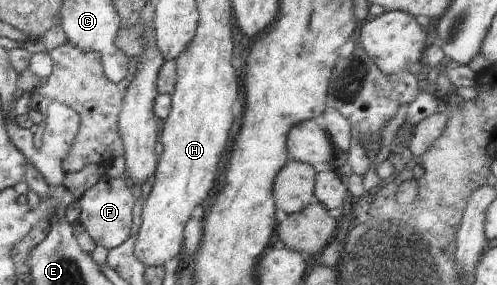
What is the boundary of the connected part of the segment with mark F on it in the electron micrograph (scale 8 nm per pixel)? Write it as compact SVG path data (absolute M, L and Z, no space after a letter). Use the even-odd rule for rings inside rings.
M103 174L78 200L81 208L79 222L98 245L108 250L118 247L129 238L131 222L133 222L133 206L139 194L136 188L129 190L125 186L125 179L126 176L110 178Z

